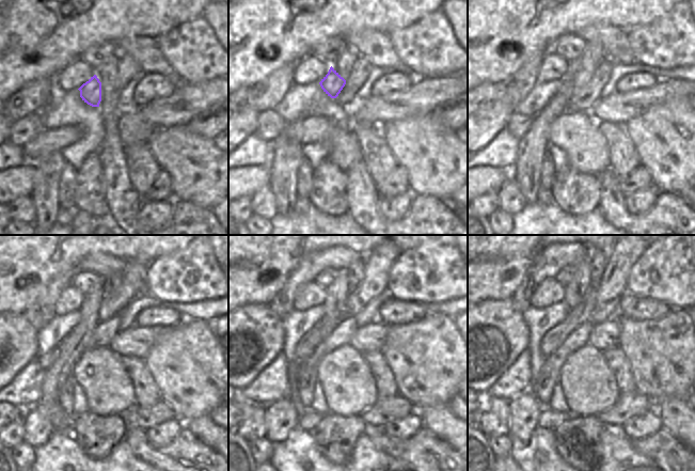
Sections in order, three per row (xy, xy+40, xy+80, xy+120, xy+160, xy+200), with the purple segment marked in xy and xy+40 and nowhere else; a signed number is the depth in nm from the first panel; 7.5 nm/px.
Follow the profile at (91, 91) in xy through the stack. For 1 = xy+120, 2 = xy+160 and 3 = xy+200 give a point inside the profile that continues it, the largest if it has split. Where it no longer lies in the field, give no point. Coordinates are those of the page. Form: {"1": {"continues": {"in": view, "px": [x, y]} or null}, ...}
{"1": {"continues": {"in": "xy+120", "px": [135, 283]}}, "2": {"continues": {"in": "xy+160", "px": [377, 263]}}, "3": {"continues": {"in": "xy+200", "px": [621, 257]}}}

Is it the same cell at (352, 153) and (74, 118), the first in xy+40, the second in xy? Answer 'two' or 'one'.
two

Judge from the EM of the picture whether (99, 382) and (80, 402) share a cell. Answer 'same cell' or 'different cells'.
different cells

